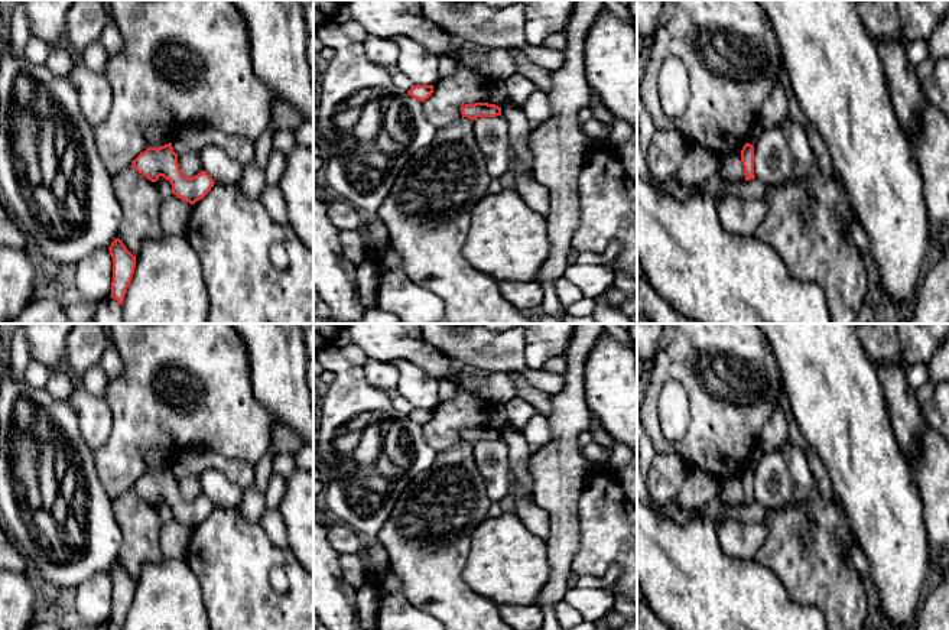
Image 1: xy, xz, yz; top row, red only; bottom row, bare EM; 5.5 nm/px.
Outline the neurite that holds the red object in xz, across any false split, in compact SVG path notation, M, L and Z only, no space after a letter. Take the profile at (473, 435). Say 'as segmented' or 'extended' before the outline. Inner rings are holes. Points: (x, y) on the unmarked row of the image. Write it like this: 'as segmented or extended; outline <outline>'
as segmented; outline M488 426L465 428L461 431L461 438L471 444L478 441L497 441L501 439L501 431Z

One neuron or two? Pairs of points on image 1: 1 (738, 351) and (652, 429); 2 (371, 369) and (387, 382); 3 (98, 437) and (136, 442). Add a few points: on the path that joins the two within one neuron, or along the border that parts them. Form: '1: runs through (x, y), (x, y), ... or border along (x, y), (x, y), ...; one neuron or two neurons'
1: runs through (707, 346), (688, 351), (656, 383), (652, 398); one neuron
2: runs through (376, 372), (383, 377); one neuron
3: border along (109, 403), (111, 413), (110, 435), (94, 451); two neurons

